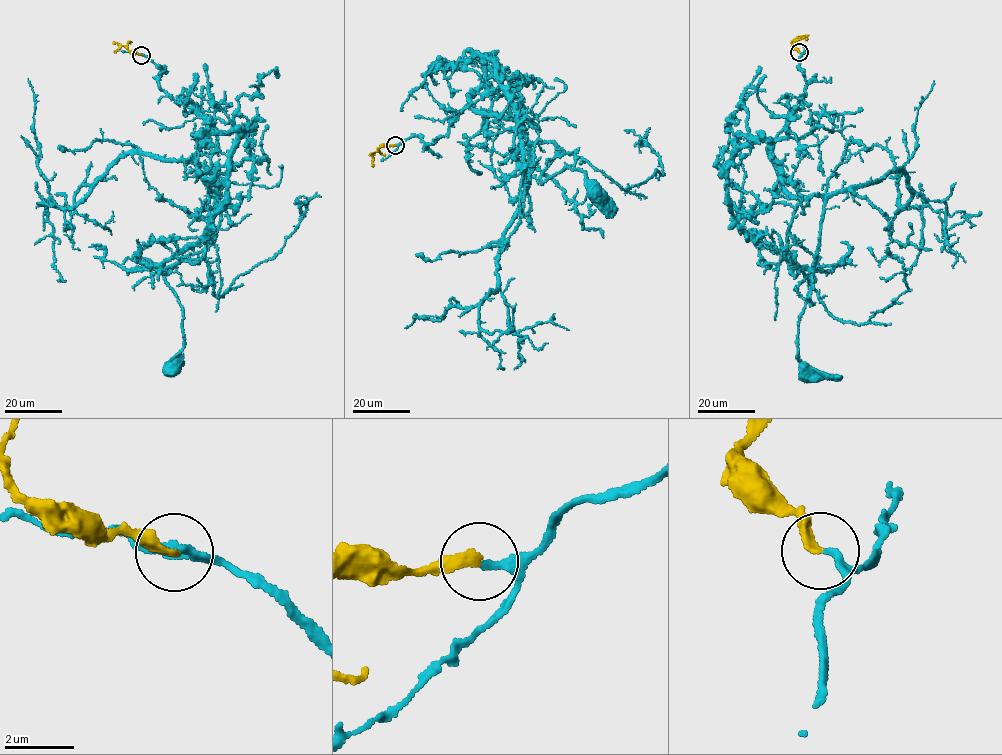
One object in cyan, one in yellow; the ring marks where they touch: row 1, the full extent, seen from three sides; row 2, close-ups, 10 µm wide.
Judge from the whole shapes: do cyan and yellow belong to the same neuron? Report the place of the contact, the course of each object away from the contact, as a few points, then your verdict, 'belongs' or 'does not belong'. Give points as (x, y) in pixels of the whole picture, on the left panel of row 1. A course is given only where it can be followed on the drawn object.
at (141, 55); cyan runs (141, 55), (204, 117), (197, 169), (216, 179), (220, 216), (202, 257), (165, 274), (182, 309), (172, 368); yellow runs (141, 55), (113, 41); belongs

